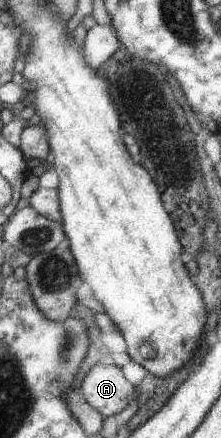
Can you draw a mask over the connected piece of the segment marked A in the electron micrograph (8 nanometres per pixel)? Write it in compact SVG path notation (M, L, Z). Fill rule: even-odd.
M105 364L94 365L83 377L79 389L85 401L105 418L124 410L128 396L136 392L120 367Z

